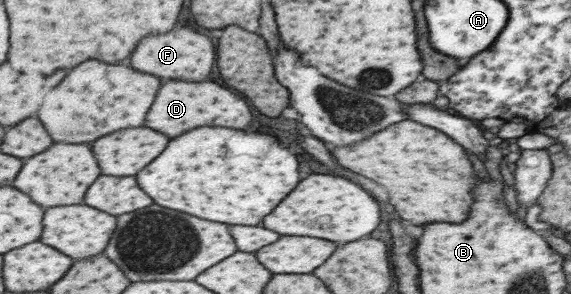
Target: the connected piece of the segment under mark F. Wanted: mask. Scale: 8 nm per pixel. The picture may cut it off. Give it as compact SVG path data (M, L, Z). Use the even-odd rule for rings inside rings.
M187 27L179 31L171 31L165 35L151 35L137 45L137 53L133 53L133 69L141 69L141 73L153 73L159 79L183 79L183 81L203 81L211 73L215 63L215 47L213 43Z

